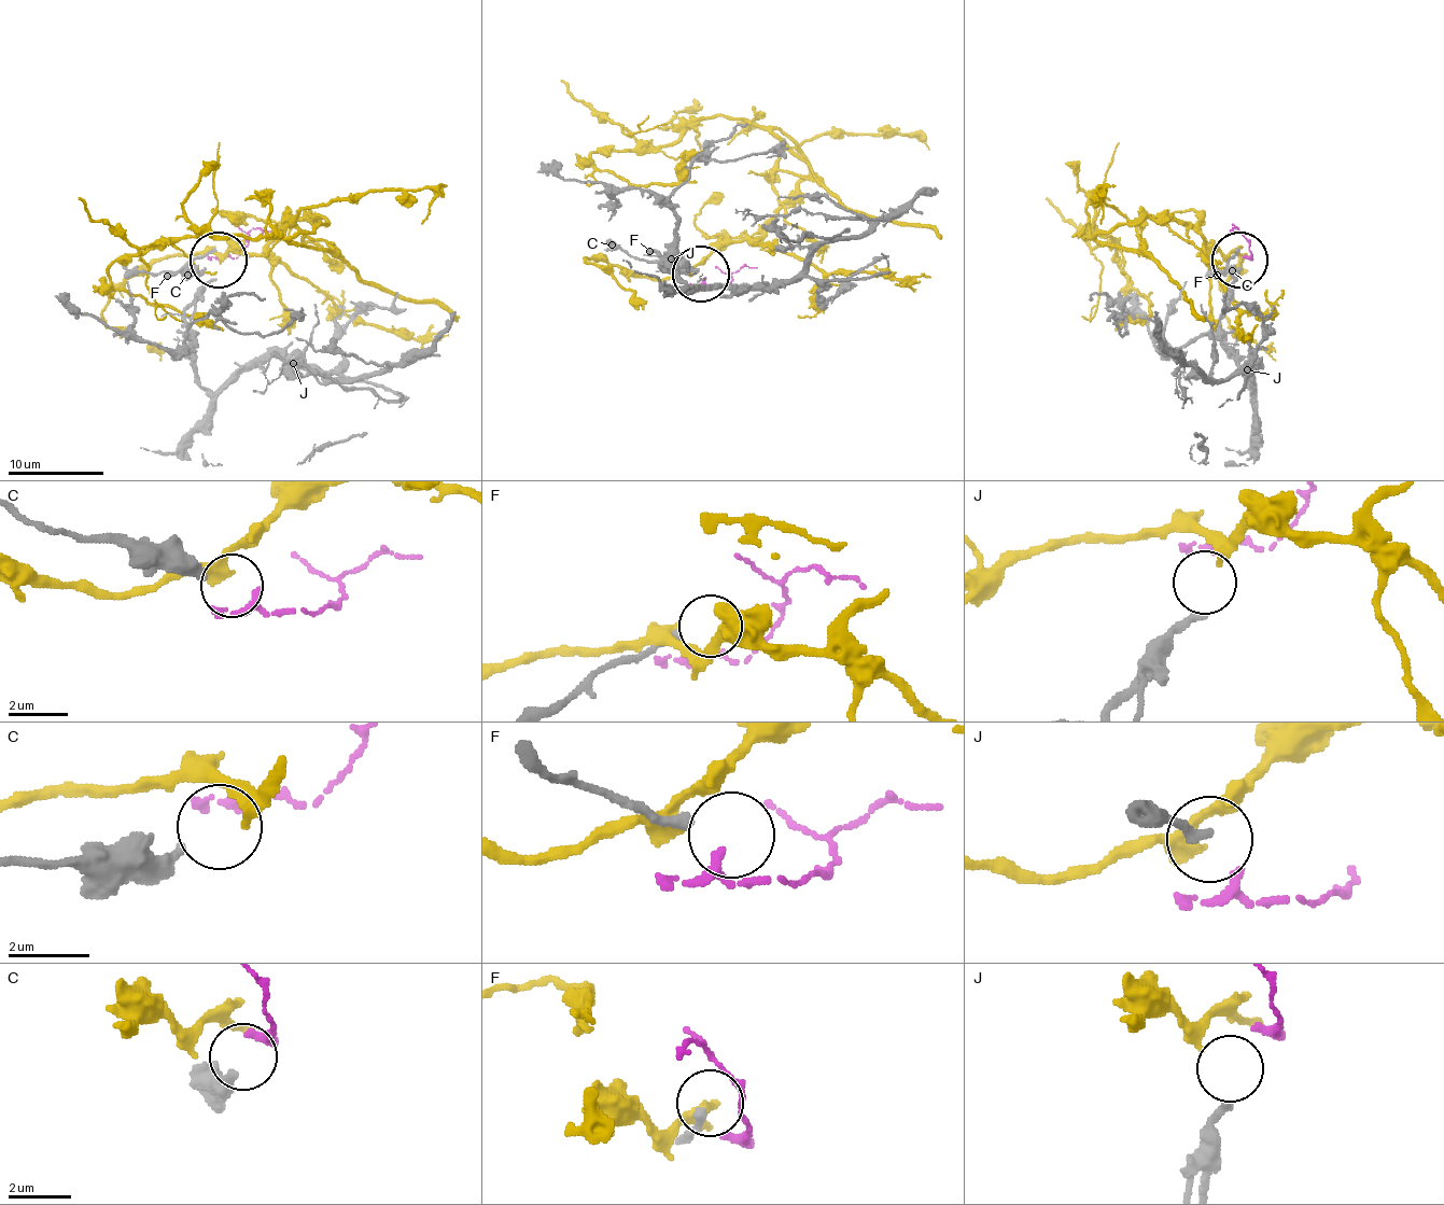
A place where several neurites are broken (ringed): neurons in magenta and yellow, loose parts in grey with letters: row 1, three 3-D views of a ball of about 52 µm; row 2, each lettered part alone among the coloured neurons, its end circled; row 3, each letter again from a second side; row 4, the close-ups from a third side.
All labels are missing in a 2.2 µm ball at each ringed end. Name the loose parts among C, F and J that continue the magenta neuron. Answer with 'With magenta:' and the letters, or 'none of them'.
With magenta: none of them

